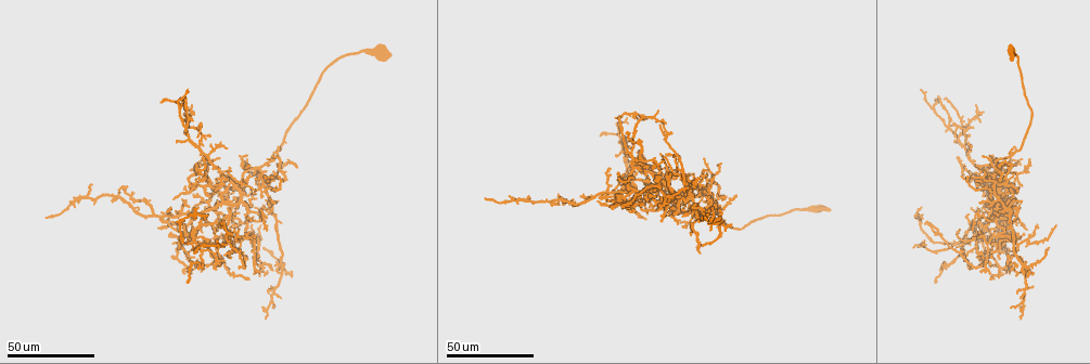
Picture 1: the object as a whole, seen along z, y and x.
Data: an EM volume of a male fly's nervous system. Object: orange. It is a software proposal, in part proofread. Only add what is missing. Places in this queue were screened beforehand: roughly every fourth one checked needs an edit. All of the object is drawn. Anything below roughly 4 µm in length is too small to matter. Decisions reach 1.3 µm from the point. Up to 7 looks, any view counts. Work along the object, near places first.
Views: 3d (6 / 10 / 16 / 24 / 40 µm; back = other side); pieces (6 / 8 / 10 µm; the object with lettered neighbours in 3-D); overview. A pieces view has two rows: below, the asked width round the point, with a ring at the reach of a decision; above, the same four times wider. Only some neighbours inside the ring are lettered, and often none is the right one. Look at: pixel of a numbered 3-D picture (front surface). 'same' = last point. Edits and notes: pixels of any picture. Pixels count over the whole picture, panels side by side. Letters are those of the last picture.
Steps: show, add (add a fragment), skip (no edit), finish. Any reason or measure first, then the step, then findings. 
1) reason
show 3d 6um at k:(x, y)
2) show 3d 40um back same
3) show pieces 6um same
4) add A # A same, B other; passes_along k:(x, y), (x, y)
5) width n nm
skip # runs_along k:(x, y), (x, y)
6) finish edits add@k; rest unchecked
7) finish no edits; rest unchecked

an open end
show 3d 24um at 1:(678, 167)

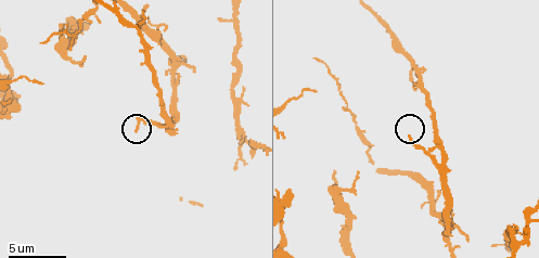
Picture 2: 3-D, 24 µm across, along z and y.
show 3d 6um at 2:(409, 138)

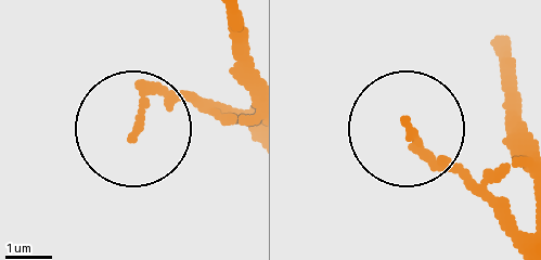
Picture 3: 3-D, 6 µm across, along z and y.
see the neighbours
show pieces 10um at 3:(410, 122)

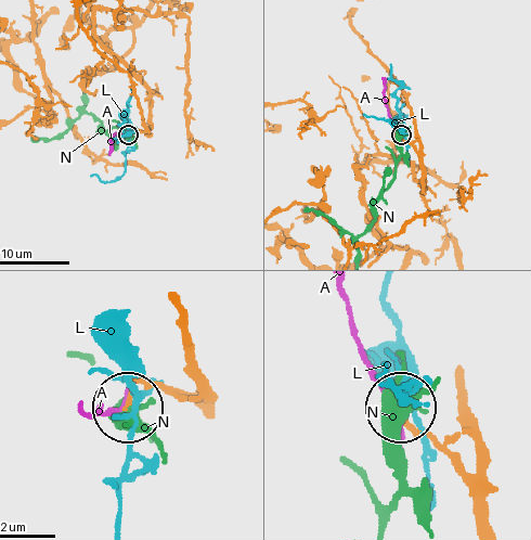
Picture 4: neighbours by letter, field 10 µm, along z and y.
width 130 nm
skip # A other, L other, N other; no lettered fragment goes on from it

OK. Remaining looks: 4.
an open end
show 3d 40um at 1:(175, 140)

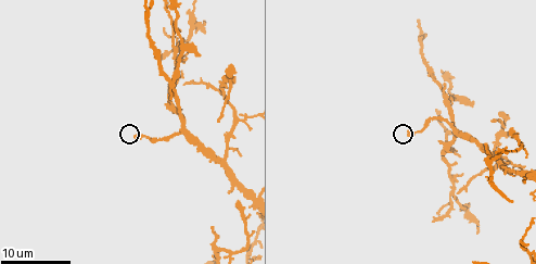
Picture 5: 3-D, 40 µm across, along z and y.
show 3d 6um at 5:(134, 142)

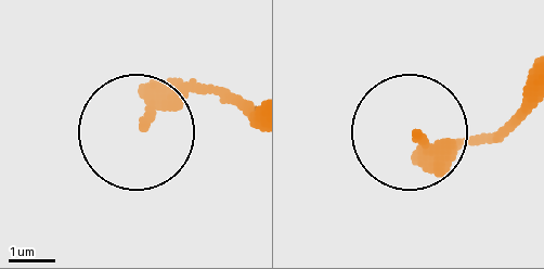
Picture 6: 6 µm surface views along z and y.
show pieces 8um at 6:(147, 125)

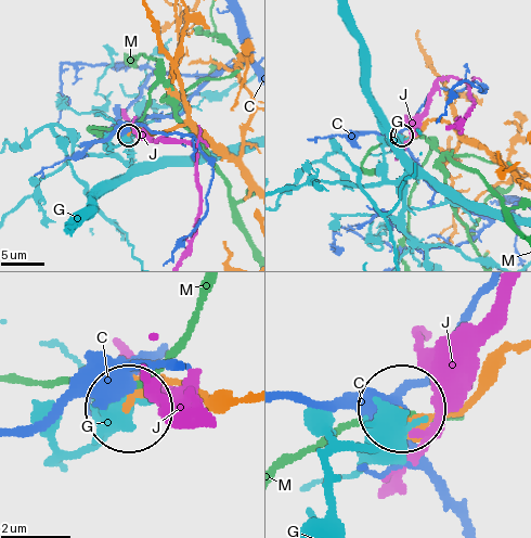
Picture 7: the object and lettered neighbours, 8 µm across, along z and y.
skip # C other, G other, J other, M other; none of them fits

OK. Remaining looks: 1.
finish no edits; rest unchecked

